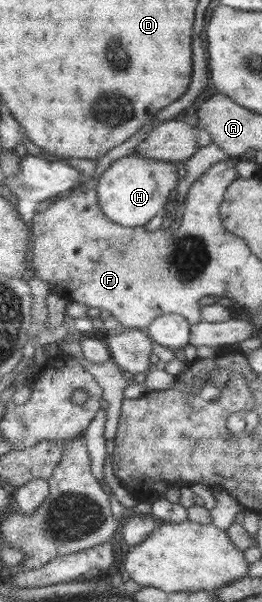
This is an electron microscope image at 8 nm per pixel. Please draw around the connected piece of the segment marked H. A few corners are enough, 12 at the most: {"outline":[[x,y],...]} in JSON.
{"outline":[[121,157],[95,188],[120,225],[147,225],[178,185],[173,162]]}

